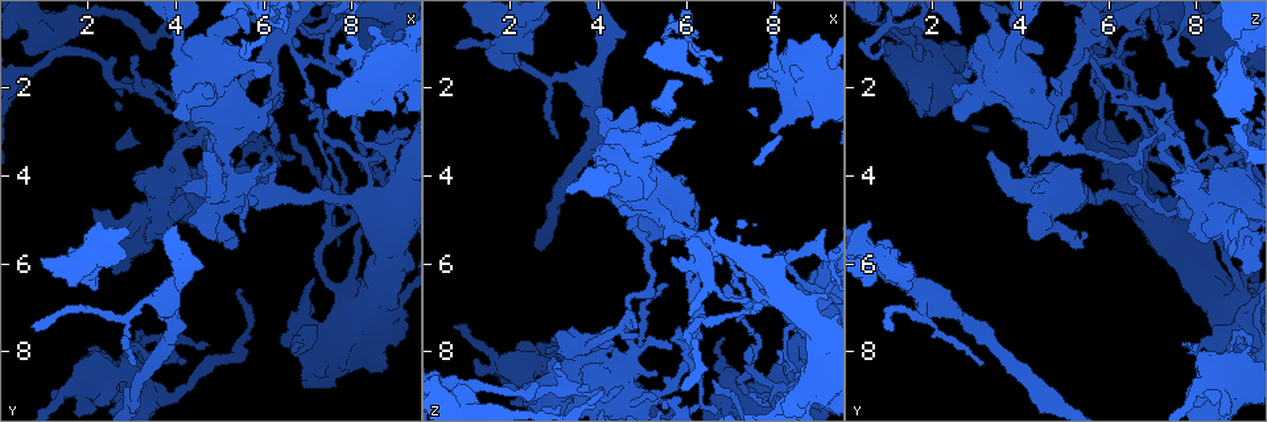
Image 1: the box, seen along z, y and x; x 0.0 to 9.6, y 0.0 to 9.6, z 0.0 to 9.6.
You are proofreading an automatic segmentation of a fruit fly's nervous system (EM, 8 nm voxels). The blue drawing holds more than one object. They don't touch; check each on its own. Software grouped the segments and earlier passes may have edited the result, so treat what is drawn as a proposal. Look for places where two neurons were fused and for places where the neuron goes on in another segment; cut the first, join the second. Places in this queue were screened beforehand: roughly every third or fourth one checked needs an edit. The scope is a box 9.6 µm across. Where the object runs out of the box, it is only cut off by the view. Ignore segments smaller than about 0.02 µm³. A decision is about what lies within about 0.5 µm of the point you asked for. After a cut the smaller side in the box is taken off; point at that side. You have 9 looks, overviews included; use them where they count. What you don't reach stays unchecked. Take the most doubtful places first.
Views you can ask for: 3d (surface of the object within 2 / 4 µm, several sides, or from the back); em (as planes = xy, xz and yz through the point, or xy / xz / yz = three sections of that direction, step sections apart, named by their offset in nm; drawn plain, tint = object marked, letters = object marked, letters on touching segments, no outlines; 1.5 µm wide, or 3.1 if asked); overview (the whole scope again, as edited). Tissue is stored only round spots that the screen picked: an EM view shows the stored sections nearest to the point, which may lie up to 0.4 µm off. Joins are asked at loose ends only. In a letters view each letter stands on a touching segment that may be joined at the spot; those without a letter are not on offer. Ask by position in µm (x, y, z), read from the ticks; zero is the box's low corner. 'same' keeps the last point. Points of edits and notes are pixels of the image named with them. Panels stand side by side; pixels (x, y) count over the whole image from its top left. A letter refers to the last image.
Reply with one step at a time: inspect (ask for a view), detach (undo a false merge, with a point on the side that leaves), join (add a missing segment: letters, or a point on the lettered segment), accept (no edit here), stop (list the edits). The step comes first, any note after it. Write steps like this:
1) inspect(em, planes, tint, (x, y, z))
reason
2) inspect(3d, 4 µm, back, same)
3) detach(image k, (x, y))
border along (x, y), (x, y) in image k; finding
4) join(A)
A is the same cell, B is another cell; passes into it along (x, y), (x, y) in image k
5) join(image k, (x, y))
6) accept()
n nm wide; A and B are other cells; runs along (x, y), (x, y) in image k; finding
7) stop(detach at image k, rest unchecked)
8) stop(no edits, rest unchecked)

inspect(3d, 4 µm, (4.95, 0.70, 3.40))
sudden change in width

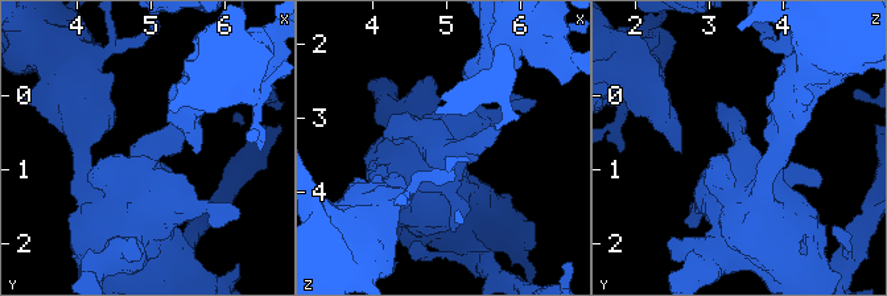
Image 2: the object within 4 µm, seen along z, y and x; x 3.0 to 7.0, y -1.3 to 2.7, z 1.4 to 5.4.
inspect(em, 3.1 µm, planes, tint, (5.00, 0.70, 3.45))

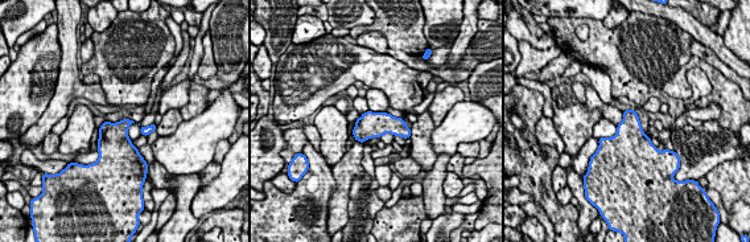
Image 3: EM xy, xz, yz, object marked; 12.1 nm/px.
inspect(em, 3.1 µm, planes, letters, same)

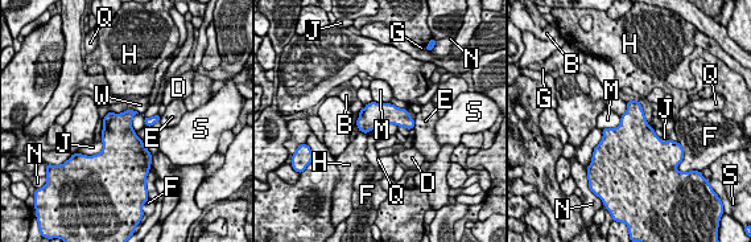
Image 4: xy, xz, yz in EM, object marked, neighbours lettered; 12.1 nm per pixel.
accept()
260 nm wide; B, D, E, F, G, H, J, M, N, Q, S and W are other cells; border along (110, 110), (137, 113) in image 4; one neuron here

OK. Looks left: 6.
inspect(em, yz, step 8, tint, (5.60, 4.05, 6.50))
end of a long branch

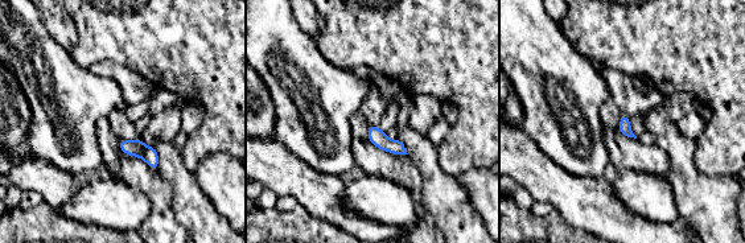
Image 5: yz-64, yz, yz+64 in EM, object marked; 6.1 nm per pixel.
inspect(em, planes, letters, same)

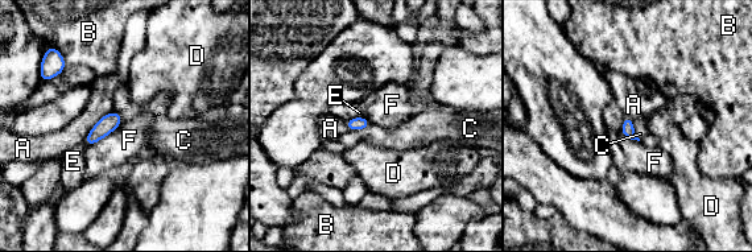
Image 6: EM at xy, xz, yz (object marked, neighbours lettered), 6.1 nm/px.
accept()
A, B, C, D, E and F are other cells; no lettered segment goes on from it

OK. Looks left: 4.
inspect(em, xz, step 4, letters, (8.25, 2.55, 2.05))
thick turns thin

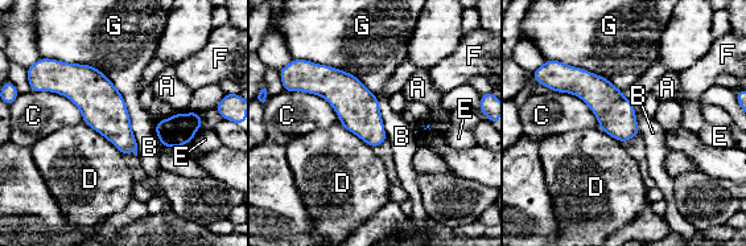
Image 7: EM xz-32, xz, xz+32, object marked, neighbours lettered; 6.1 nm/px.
accept()
220 nm wide; G touches over 600 nm; A, B, C, D, E, F and G are other cells; all the same neuron

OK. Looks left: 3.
inspect(em, xy, step 4, tint, (8.10, 3.10, 5.85))
sharp bend

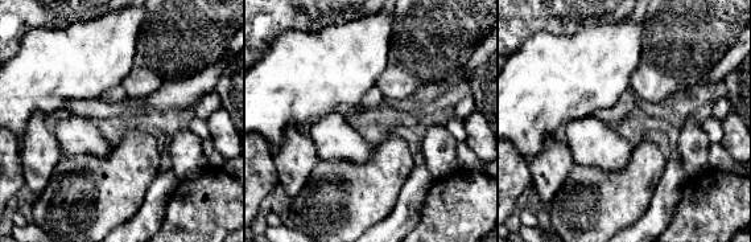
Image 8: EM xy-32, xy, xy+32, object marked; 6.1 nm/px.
inspect(em, planes, letters, same)
another direction

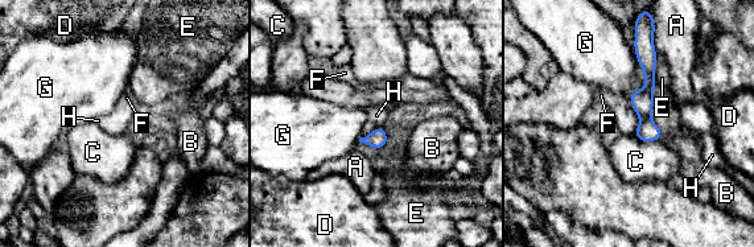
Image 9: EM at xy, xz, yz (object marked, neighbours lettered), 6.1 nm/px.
accept()
110 nm wide; A, B, C, D, E, F, G and H are other cells; border along (629, 99), (639, 119), (635, 135) in image 9; all the same neuron

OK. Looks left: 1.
stop(no edits, rest unchecked)

